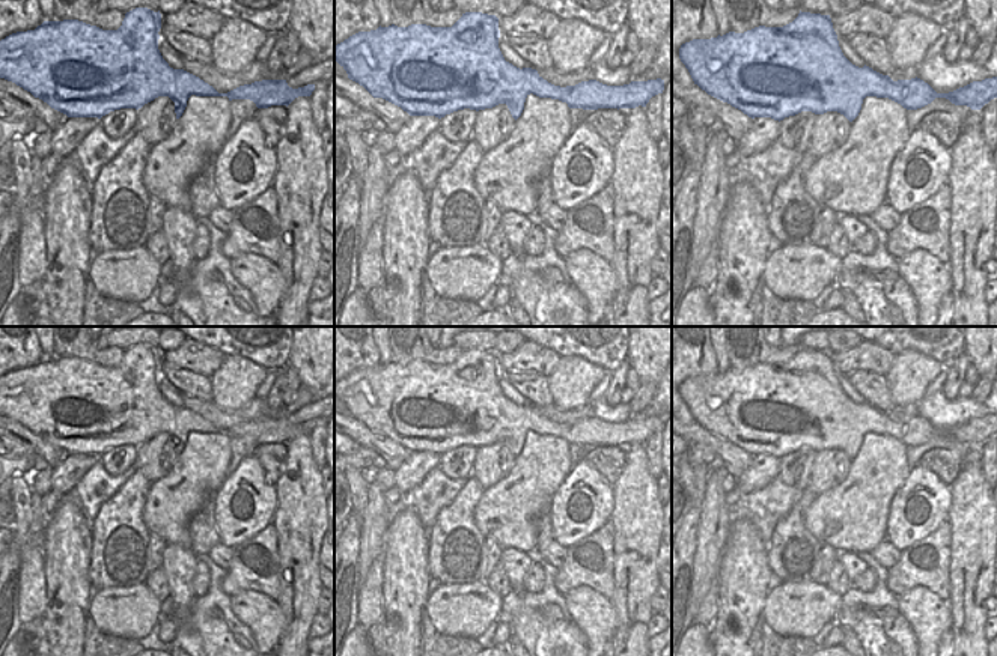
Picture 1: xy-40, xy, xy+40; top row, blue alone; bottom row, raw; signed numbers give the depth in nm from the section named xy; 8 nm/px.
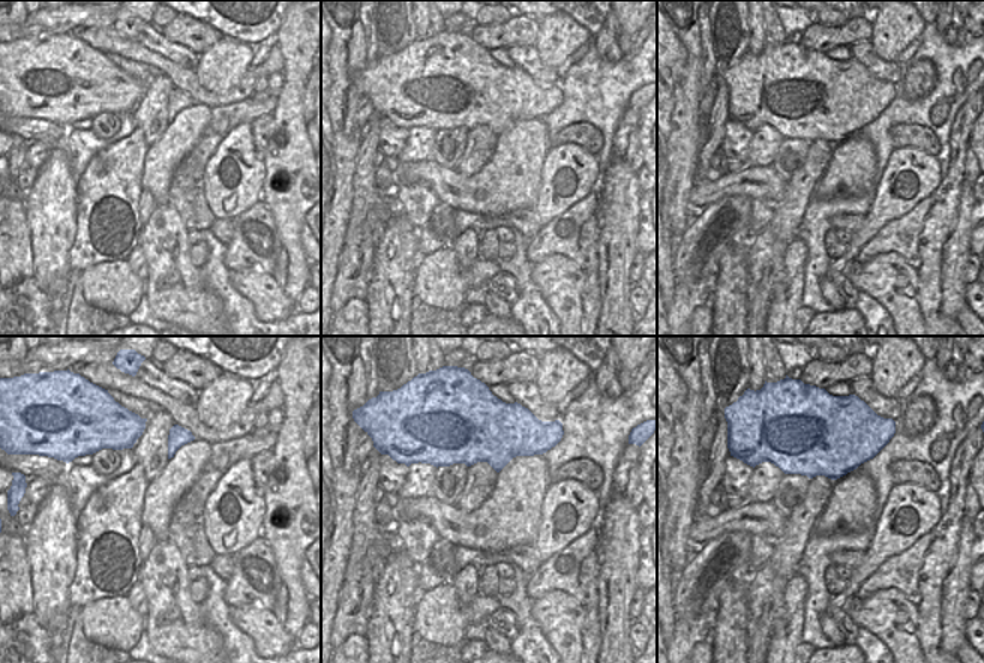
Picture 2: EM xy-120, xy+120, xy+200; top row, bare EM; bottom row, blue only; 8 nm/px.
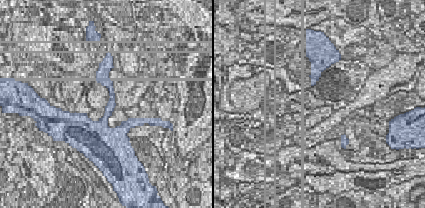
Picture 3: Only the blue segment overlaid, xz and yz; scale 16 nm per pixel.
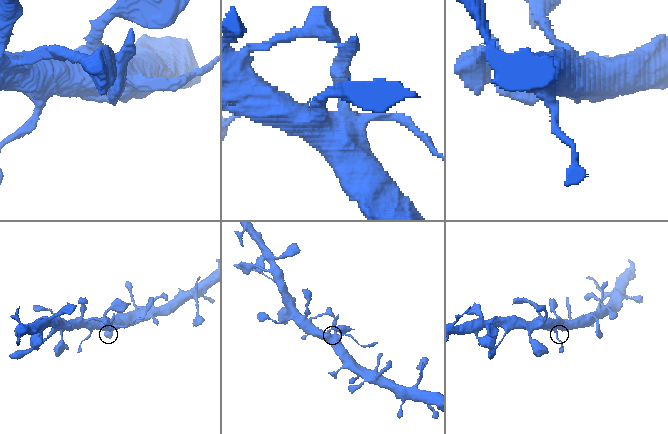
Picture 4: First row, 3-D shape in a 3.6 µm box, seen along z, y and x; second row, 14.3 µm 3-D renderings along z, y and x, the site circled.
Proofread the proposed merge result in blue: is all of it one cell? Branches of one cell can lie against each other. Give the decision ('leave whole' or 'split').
split

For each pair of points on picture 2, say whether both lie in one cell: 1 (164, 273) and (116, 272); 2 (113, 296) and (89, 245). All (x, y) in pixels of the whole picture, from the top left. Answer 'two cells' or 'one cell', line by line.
1: two cells
2: two cells

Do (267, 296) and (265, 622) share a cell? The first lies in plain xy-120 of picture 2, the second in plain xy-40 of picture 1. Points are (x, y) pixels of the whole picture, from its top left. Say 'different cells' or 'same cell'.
same cell

